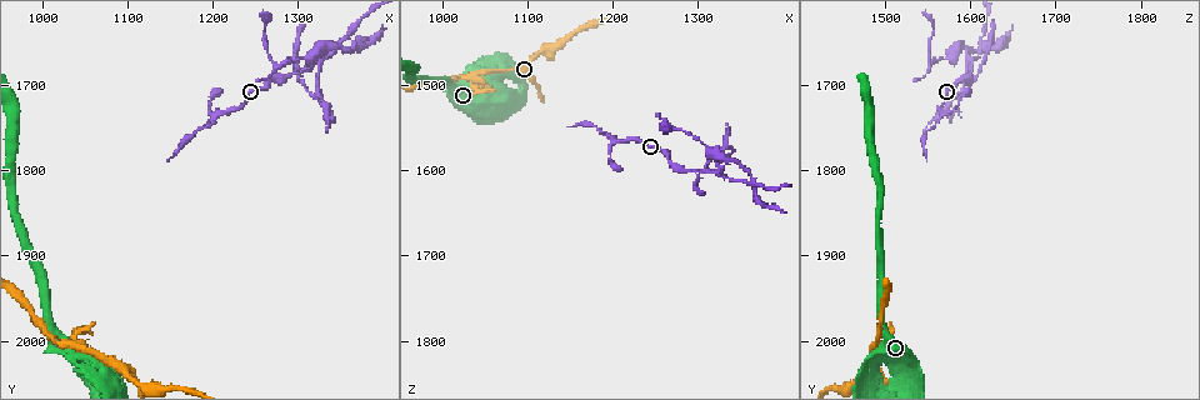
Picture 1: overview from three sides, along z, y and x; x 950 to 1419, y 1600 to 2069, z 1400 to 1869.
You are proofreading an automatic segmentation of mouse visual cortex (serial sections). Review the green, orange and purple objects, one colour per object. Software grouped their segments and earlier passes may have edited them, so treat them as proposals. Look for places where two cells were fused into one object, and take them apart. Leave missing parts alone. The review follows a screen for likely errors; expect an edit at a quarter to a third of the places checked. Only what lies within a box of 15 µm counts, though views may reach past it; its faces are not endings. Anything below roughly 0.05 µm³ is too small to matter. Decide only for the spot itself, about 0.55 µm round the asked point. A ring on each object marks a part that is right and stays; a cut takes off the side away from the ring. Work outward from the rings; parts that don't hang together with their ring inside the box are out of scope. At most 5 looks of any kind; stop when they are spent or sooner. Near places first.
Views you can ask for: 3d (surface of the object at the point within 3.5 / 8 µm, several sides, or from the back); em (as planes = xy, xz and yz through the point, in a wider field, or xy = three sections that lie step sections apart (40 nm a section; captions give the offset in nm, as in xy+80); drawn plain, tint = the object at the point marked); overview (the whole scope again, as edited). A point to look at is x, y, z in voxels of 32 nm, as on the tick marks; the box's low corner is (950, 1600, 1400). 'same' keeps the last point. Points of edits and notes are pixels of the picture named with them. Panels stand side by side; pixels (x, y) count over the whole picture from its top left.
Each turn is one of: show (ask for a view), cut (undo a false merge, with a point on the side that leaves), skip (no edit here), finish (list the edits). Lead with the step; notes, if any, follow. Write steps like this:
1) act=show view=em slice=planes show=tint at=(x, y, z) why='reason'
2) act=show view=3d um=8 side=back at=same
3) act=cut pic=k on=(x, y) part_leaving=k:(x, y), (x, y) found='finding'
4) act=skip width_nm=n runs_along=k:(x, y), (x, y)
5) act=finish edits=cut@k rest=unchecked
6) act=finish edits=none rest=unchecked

act=show view=3d um=3.5 at=(1075, 2050, 1535) why='abrupt turn'

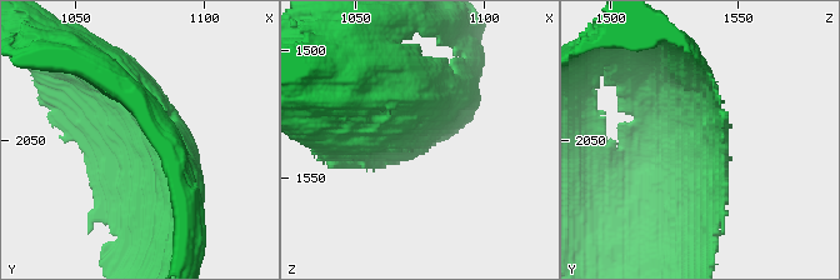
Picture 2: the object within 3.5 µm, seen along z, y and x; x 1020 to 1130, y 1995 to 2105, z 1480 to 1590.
act=show view=em slice=xy step=5 show=tint at=(1074, 2050, 1535) why='now the EM'

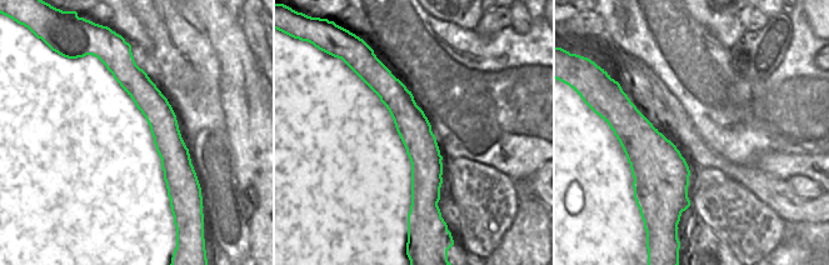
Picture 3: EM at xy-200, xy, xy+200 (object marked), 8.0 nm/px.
act=skip runs_along=2:(681, 73), (726, 184) found='one cell here'

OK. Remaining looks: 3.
act=show view=3d um=8 at=(1040, 2005, 1485) why='a fork'

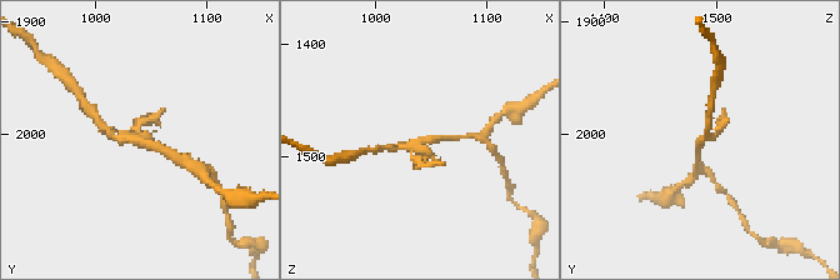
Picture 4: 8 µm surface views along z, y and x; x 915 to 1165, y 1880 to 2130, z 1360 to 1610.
act=show view=3d um=3.5 at=(1040, 2004, 1488)

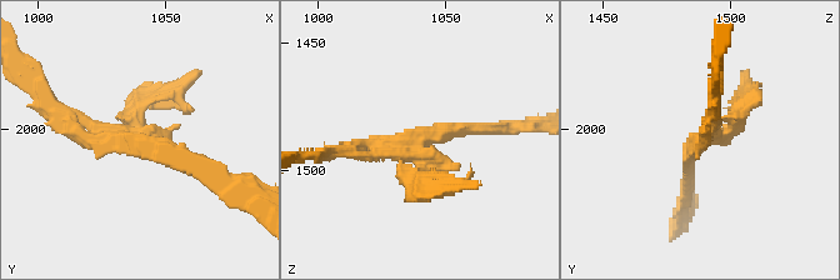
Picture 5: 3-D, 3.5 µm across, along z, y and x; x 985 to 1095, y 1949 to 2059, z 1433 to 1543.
act=cut pic=5 on=(421, 189) part_leaving=5:(425, 165), (433, 191), (471, 171) found='two cells meet here'

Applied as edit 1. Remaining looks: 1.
act=finish edits=cut@5 rest=unchecked

